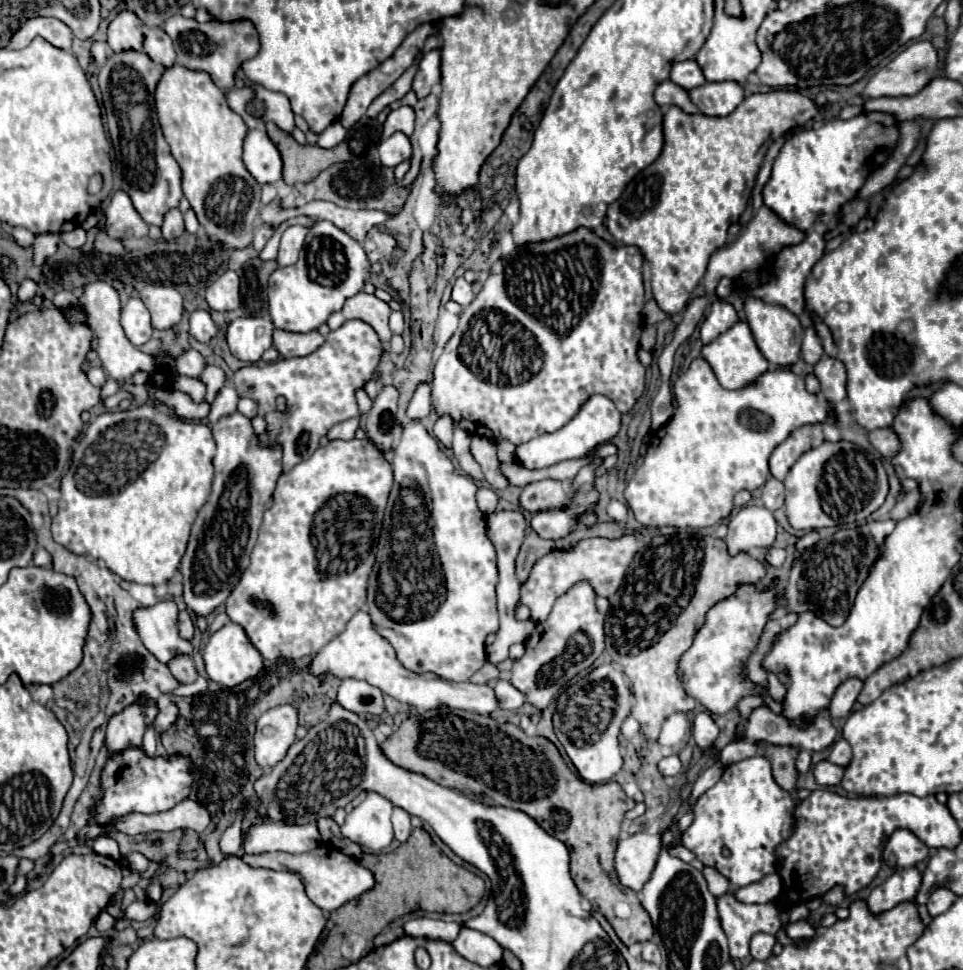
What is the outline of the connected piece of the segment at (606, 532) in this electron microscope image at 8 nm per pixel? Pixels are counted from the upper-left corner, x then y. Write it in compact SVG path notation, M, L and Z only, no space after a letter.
M609 521L609 523L597 523L593 527L579 527L575 529L569 537L565 539L559 539L557 541L557 547L559 549L569 549L571 545L575 545L577 541L585 539L585 537L607 537L607 539L617 539L625 535L625 531L615 523L615 521Z

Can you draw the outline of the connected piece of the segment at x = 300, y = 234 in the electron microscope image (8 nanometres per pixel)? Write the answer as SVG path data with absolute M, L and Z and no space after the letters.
M291 225L283 231L281 245L279 245L279 255L277 255L279 267L287 267L287 265L295 263L299 251L303 247L305 235L307 235L307 227L303 227L303 225Z

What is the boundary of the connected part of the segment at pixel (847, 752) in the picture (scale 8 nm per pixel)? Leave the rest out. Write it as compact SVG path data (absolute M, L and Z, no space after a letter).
M845 739L835 741L831 755L829 755L829 761L835 765L841 765L841 767L847 767L847 763L851 761L851 745Z

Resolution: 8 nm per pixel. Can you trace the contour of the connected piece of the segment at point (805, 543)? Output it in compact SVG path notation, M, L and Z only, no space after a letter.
M809 531L809 533L805 533L805 535L795 543L795 555L801 555L807 547L813 547L819 539L821 539L821 537L819 537L817 531Z

